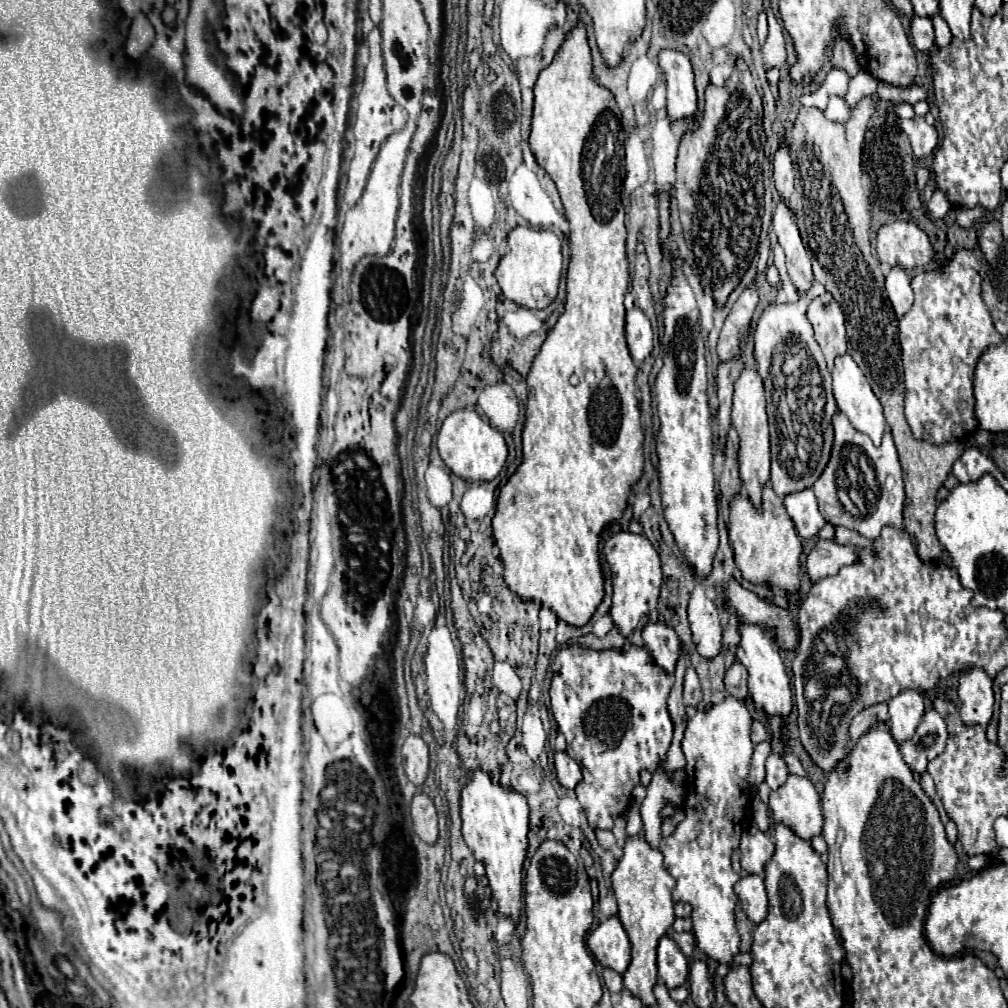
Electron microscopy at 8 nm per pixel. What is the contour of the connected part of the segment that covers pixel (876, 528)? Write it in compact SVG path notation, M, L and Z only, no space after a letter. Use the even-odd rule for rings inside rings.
M840 410L832 418L832 428L834 428L834 444L832 444L830 462L826 464L822 476L812 486L824 520L830 524L840 524L850 530L856 530L870 540L876 540L884 526L902 528L904 480L902 480L902 468L898 462L898 452L890 430L884 432L882 444L874 446L870 436L864 436L862 432L852 428L850 420ZM838 490L848 492L850 500L860 510L858 516L852 516L850 512L844 510L844 506L838 500Z

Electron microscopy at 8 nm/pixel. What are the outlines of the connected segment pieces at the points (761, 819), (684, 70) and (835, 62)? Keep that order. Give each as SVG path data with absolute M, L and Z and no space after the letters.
M754 796L754 800L752 800L752 824L758 830L762 830L762 832L768 832L770 830L768 808L766 808L766 804L758 796Z
M660 50L658 64L668 90L668 116L678 120L696 112L696 88L690 60L676 50Z
M844 38L836 40L836 44L832 48L832 66L844 68L848 72L848 76L856 76L858 62L856 62L854 50L852 50L852 46L850 46L848 40L844 40Z

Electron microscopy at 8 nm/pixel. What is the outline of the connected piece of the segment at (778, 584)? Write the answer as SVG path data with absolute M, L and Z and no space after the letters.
M764 486L762 510L758 512L748 496L736 496L730 504L730 544L734 548L734 562L742 572L742 578L752 584L766 584L770 588L780 588L786 594L800 592L800 554L802 540L782 504L782 498L770 486Z

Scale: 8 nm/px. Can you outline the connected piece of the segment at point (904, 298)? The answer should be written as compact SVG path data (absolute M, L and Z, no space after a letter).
M894 266L886 274L886 296L888 296L898 318L902 318L912 308L914 292L912 292L912 286L910 286L910 278L898 266Z

